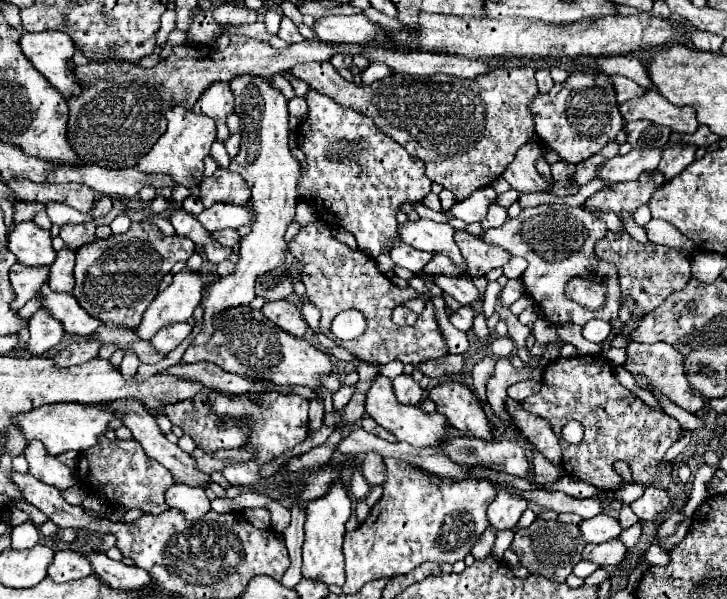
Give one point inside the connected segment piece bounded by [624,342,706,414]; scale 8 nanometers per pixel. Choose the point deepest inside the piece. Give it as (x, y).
(660, 363)

